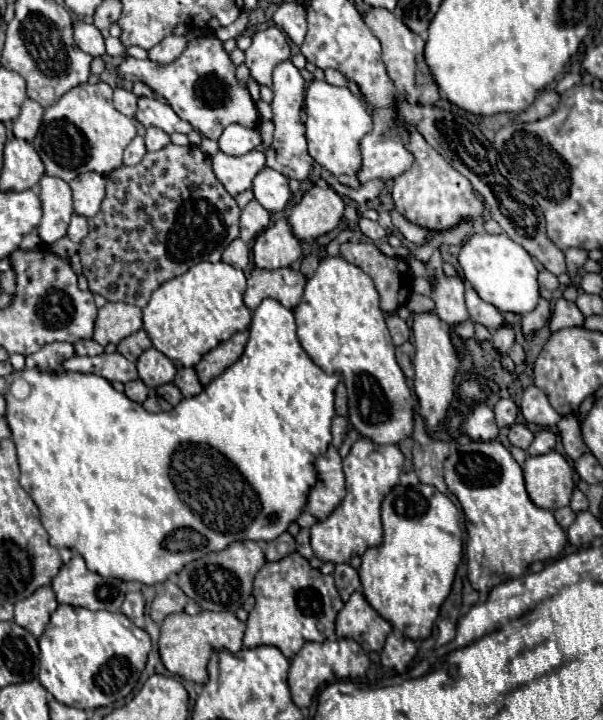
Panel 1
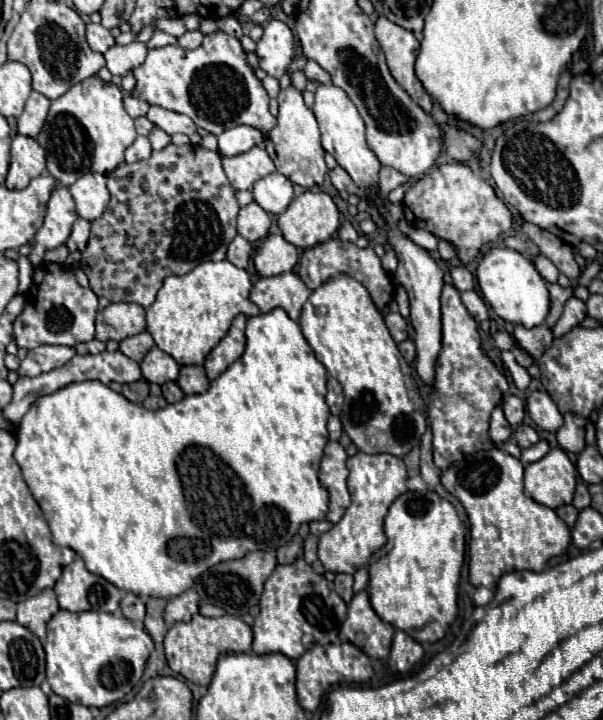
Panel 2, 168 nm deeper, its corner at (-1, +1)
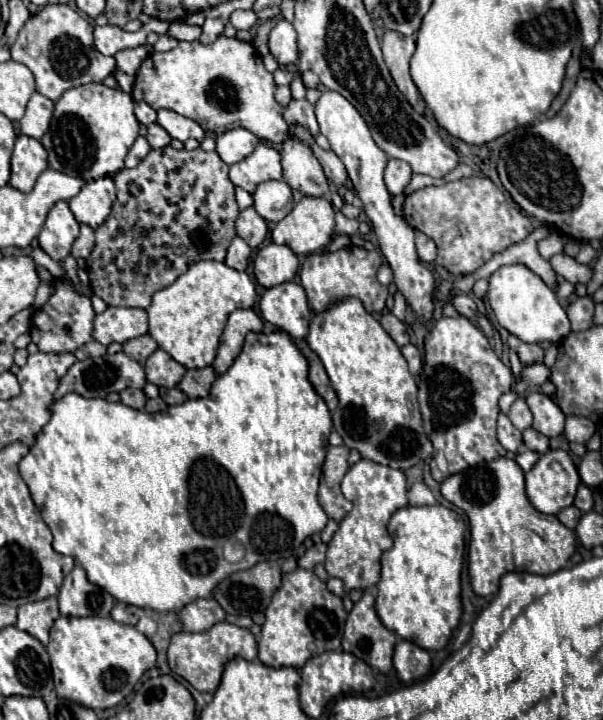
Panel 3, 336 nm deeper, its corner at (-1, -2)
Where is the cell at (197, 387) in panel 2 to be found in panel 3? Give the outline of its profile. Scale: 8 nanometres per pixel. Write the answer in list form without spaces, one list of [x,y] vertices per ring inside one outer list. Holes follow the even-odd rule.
[[[203,367],[203,369],[189,369],[183,379],[179,381],[179,389],[187,395],[187,397],[207,397],[207,393],[211,391],[211,385],[215,381],[215,371],[213,367]]]

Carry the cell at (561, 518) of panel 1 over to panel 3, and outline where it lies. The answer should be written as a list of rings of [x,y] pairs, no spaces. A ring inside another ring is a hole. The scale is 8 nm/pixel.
[[[573,505],[567,507],[567,509],[563,509],[563,511],[557,515],[557,519],[559,519],[563,525],[567,525],[569,529],[575,529],[579,517],[581,517],[581,511],[579,511],[577,507],[573,507]]]

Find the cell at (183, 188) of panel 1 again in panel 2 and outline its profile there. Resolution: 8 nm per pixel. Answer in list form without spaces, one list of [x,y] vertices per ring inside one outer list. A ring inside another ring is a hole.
[[[169,144],[147,160],[117,166],[107,186],[111,202],[103,216],[91,222],[91,242],[81,258],[81,270],[87,274],[89,286],[97,296],[105,296],[109,302],[135,302],[147,308],[155,302],[157,290],[167,276],[187,274],[205,260],[225,260],[227,246],[237,236],[235,220],[239,204],[223,172],[219,152],[193,144]]]

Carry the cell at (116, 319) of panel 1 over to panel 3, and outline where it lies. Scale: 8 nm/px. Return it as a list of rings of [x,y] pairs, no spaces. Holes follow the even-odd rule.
[[[107,307],[107,311],[95,317],[93,337],[101,345],[109,345],[111,341],[125,343],[145,333],[147,333],[147,313],[143,309]]]

